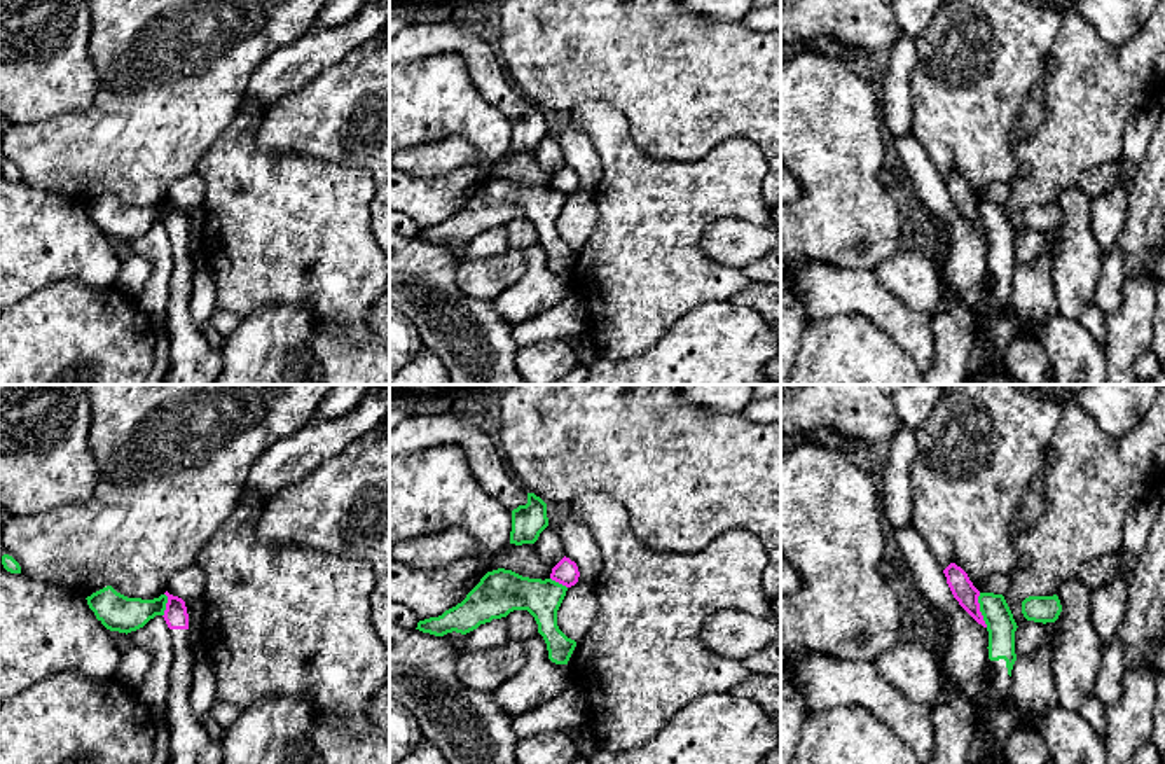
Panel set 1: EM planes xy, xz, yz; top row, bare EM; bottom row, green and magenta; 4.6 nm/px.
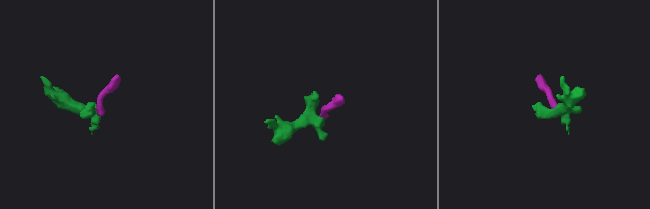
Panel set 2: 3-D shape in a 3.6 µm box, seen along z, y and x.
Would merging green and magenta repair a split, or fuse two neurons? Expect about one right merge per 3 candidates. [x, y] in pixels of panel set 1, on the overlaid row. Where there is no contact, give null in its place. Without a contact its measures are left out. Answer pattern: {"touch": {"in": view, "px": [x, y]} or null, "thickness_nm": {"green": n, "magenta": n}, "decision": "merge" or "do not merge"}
{"touch": {"in": "yz", "px": [980, 611]}, "thickness_nm": {"green": 140, "magenta": 110}, "decision": "do not merge"}

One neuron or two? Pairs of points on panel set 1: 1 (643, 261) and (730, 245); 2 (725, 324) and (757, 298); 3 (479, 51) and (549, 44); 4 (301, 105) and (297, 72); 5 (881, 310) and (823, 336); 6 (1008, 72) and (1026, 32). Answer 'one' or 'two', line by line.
1: two
2: two
3: two
4: two
5: two
6: one

